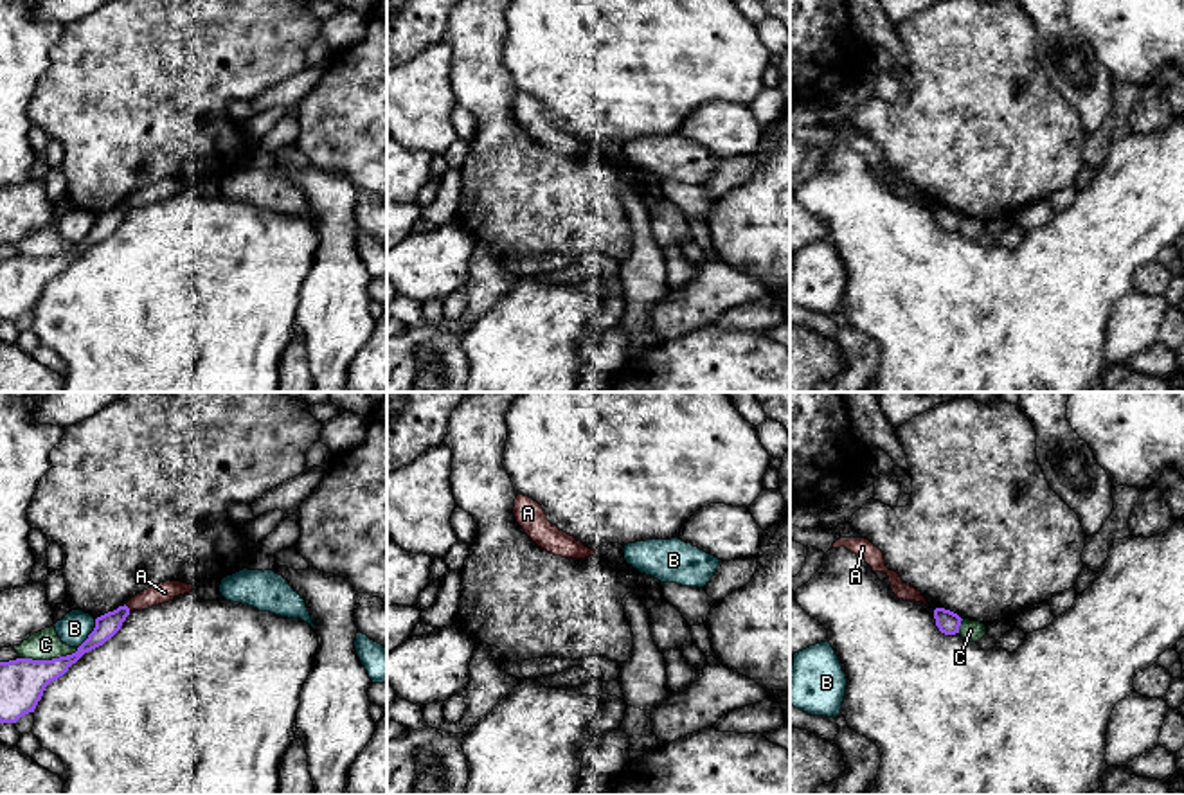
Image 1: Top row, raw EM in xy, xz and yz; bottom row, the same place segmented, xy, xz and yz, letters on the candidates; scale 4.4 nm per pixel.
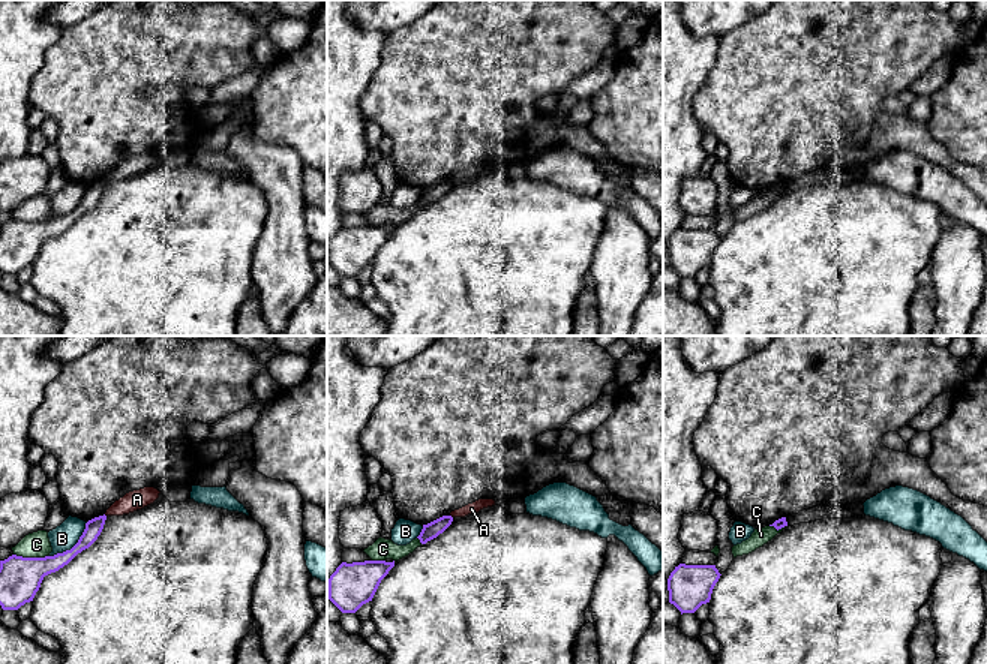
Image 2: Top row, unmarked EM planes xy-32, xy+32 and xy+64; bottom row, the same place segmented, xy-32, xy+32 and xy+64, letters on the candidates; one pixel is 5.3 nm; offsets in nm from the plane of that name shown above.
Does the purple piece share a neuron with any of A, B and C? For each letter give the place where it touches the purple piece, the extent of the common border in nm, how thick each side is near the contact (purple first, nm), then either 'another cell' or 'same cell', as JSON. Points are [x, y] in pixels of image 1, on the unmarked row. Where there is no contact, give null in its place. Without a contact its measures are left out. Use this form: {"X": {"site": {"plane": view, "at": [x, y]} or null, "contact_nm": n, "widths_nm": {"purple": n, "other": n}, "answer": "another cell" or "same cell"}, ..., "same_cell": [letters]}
{"A": {"site": {"plane": "xy", "at": [128, 205]}, "contact_nm": 40, "widths_nm": {"purple": 100, "other": 90}, "answer": "another cell"}, "B": {"site": {"plane": "xy", "at": [90, 231]}, "contact_nm": 160, "widths_nm": {"purple": 100, "other": 140}, "answer": "another cell"}, "C": {"site": {"plane": "xy", "at": [49, 258]}, "contact_nm": 260, "widths_nm": {"purple": 200, "other": 140}, "answer": "another cell"}, "same_cell": []}

